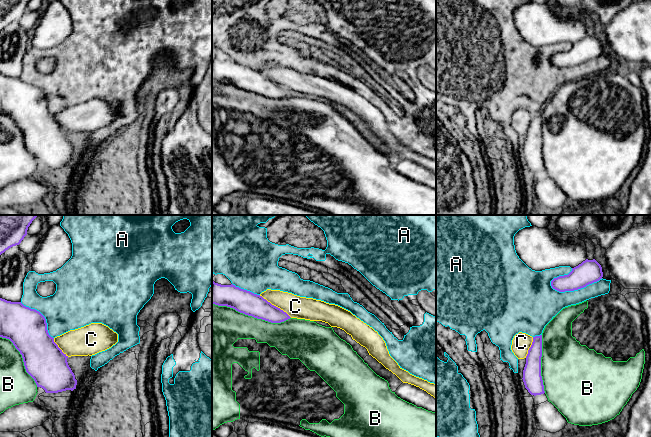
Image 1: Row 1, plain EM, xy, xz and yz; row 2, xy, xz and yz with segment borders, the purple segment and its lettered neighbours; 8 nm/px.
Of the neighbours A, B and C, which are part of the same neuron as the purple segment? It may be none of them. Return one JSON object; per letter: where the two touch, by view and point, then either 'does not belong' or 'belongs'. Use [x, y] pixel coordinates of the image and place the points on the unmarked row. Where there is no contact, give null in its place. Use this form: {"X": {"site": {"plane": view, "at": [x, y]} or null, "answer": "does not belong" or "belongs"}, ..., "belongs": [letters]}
{"A": {"site": {"plane": "yz", "at": [576, 65]}, "answer": "does not belong"}, "B": {"site": {"plane": "xz", "at": [251, 91]}, "answer": "does not belong"}, "C": {"site": {"plane": "xz", "at": [275, 82]}, "answer": "does not belong"}, "belongs": []}

